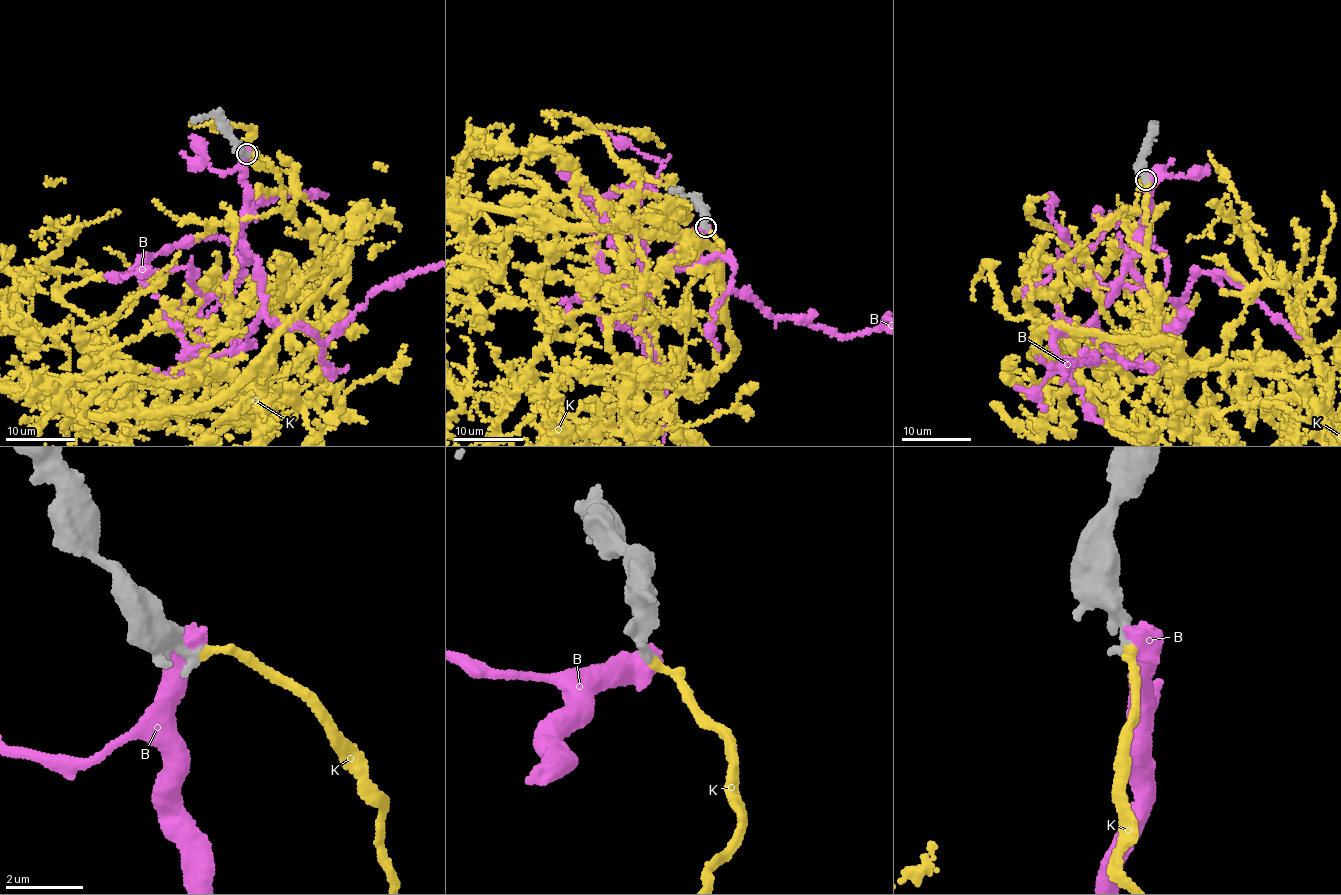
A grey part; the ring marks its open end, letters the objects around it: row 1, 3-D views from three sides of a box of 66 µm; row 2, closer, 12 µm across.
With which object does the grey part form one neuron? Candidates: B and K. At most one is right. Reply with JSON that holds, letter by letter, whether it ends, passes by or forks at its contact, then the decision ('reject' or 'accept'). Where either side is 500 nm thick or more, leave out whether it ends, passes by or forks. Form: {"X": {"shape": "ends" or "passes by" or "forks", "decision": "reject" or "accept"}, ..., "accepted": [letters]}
{"B": {"decision": "reject"}, "K": {"shape": "ends", "decision": "accept"}, "accepted": ["K"]}

